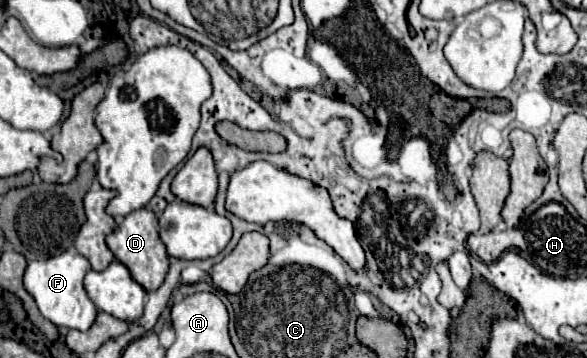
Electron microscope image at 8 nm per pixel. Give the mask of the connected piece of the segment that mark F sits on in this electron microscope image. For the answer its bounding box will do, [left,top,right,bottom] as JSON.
[25,250,97,332]

